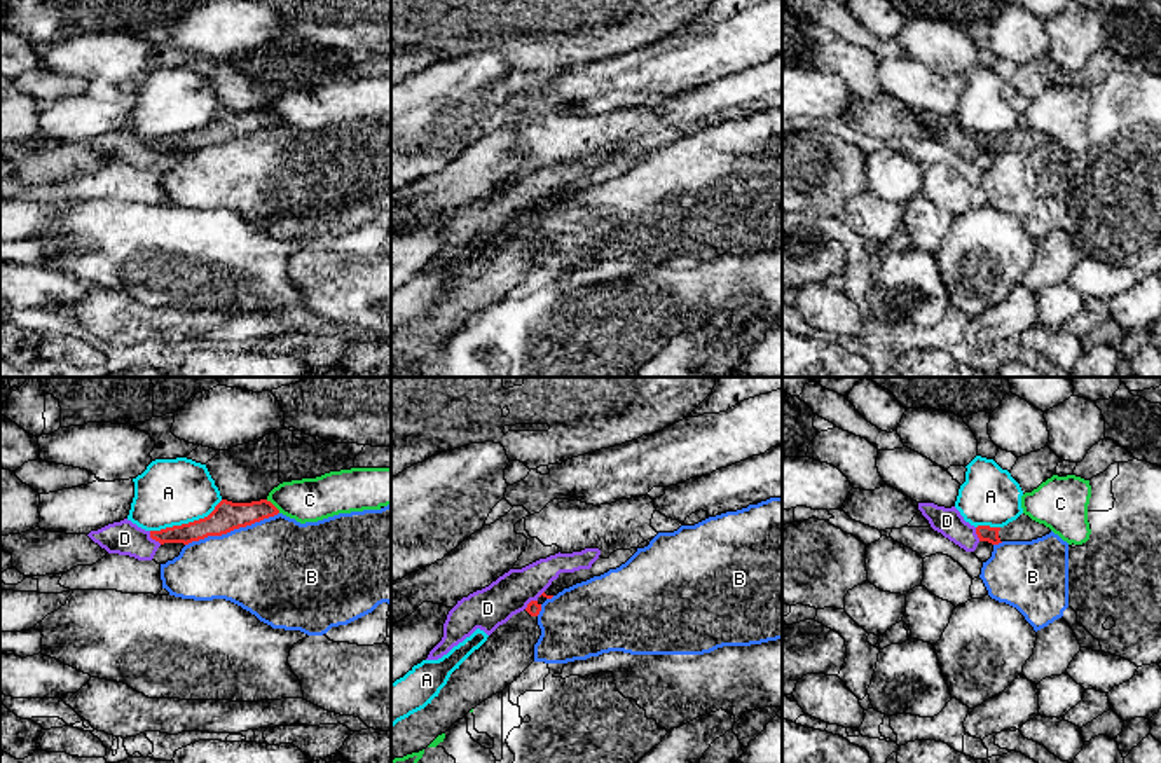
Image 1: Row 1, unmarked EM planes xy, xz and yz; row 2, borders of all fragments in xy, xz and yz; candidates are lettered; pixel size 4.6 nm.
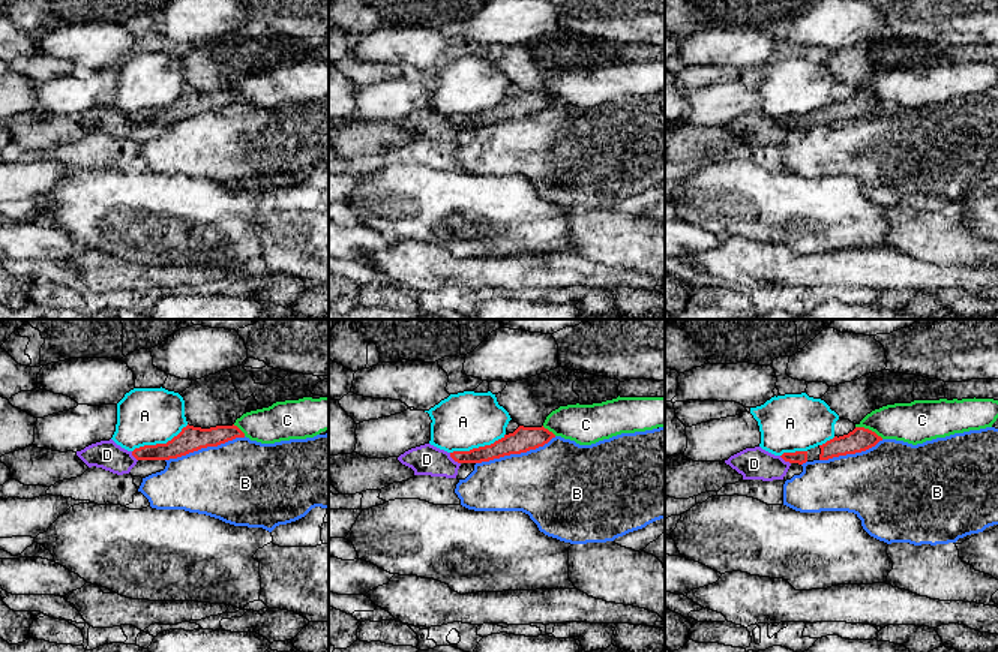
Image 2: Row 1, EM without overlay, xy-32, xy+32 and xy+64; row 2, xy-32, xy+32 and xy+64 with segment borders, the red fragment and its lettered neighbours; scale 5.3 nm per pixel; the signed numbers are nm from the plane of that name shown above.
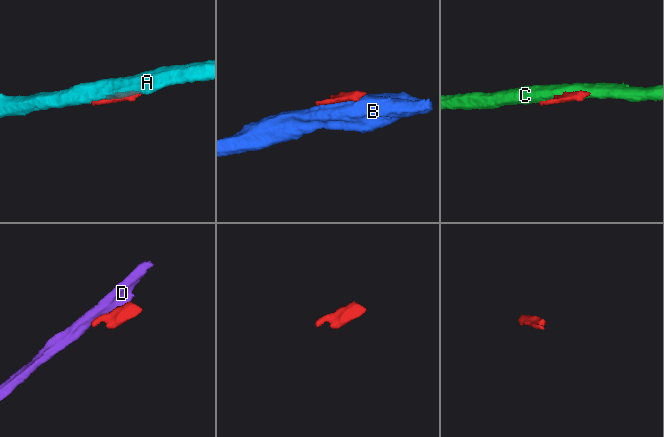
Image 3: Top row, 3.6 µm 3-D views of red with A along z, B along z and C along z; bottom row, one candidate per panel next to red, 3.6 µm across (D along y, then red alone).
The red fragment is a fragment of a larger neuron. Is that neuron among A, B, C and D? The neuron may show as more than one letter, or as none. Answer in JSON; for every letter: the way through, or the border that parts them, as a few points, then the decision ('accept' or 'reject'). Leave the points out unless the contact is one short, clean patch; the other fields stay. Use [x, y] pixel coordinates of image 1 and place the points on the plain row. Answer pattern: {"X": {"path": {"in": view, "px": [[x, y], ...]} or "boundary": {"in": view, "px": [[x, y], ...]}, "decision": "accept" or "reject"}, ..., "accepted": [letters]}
{"A": {"decision": "reject"}, "B": {"decision": "reject"}, "C": {"decision": "reject"}, "D": {"decision": "reject"}, "accepted": []}

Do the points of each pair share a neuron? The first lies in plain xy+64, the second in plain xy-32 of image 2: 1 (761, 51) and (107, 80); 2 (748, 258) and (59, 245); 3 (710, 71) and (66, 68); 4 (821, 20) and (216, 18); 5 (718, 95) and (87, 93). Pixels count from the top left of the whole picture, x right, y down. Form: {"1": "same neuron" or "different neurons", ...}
{"1": "different neurons", "2": "different neurons", "3": "same neuron", "4": "same neuron", "5": "same neuron"}

